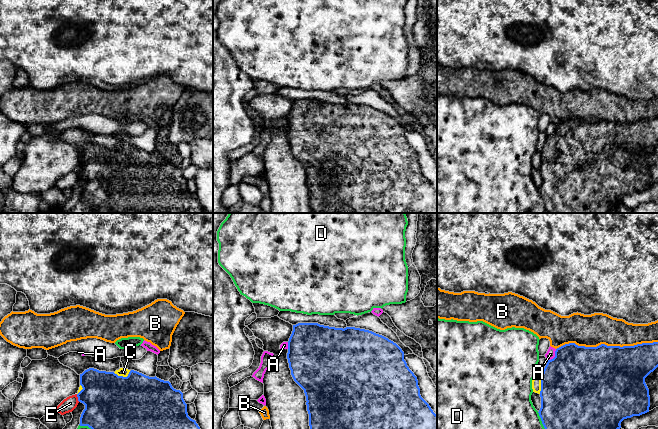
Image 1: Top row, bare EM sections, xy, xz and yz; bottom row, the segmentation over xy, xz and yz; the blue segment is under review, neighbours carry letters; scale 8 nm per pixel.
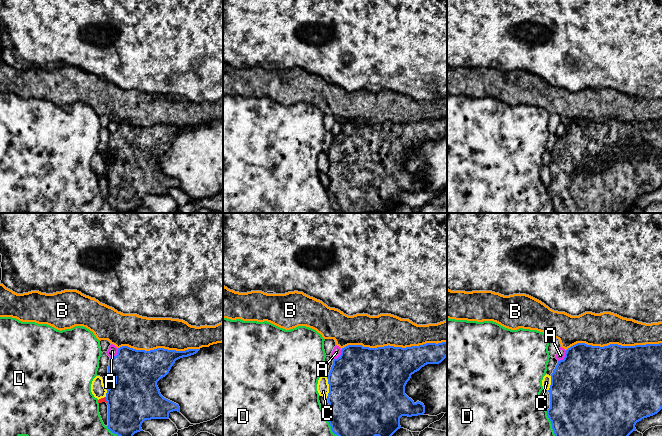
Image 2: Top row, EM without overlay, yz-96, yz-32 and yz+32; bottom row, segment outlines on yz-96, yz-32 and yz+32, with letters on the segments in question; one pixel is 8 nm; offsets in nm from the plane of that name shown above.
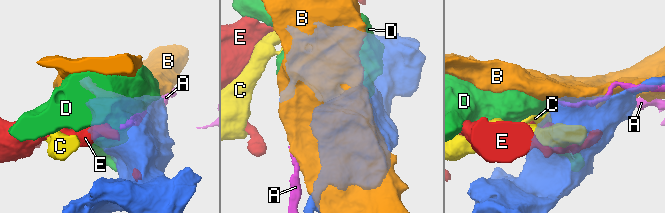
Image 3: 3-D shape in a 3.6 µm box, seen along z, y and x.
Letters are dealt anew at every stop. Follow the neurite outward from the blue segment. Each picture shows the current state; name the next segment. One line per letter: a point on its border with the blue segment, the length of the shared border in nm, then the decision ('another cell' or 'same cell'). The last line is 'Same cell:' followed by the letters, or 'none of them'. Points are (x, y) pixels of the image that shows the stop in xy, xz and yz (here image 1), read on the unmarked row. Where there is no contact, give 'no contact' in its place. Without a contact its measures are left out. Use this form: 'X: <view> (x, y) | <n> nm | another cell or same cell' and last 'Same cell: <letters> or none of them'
A: yz (555, 132) | 120 nm | another cell
B: yz (606, 121) | 800 nm | another cell
C: xy (122, 152) | 140 nm | another cell
D: yz (542, 199) | 220 nm | another cell
E: xy (78, 174) | 70 nm | another cell
Same cell: none of them

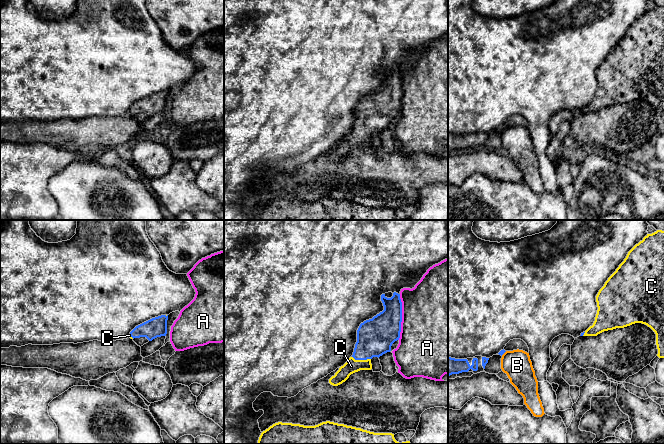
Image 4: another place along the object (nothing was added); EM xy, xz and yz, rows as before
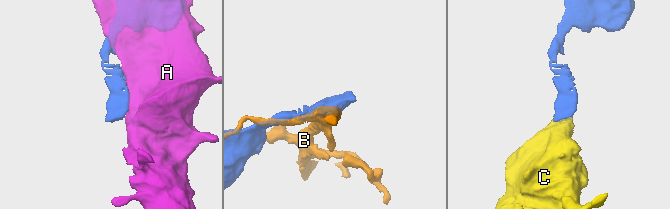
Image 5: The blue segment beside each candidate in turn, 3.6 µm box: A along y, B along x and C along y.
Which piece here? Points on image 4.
A: xz (401, 93) | 360 nm | another cell
B: yz (503, 129) | 60 nm | another cell
C: xz (361, 135) | 150 nm | same cell
Same cell: C

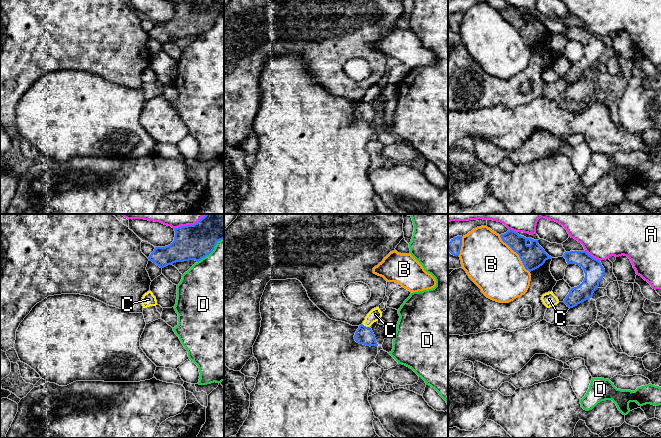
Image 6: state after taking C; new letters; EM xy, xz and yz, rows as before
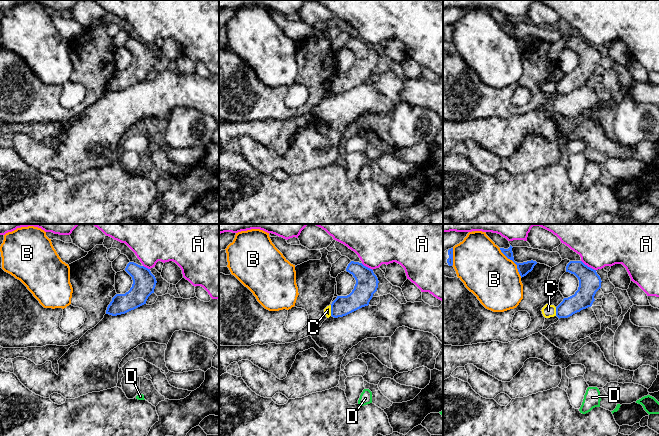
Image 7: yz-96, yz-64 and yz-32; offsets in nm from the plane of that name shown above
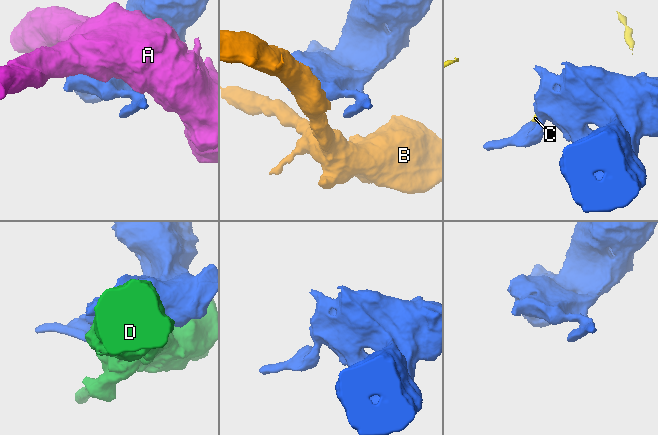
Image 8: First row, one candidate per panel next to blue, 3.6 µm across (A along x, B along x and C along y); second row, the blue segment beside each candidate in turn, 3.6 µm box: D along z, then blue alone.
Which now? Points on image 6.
A: yz (591, 32) | 150 nm | another cell
B: yz (516, 28) | 380 nm | another cell
C: xz (365, 102) | 70 nm | another cell
D: xy (211, 27) | 300 nm | another cell
Same cell: none of them

